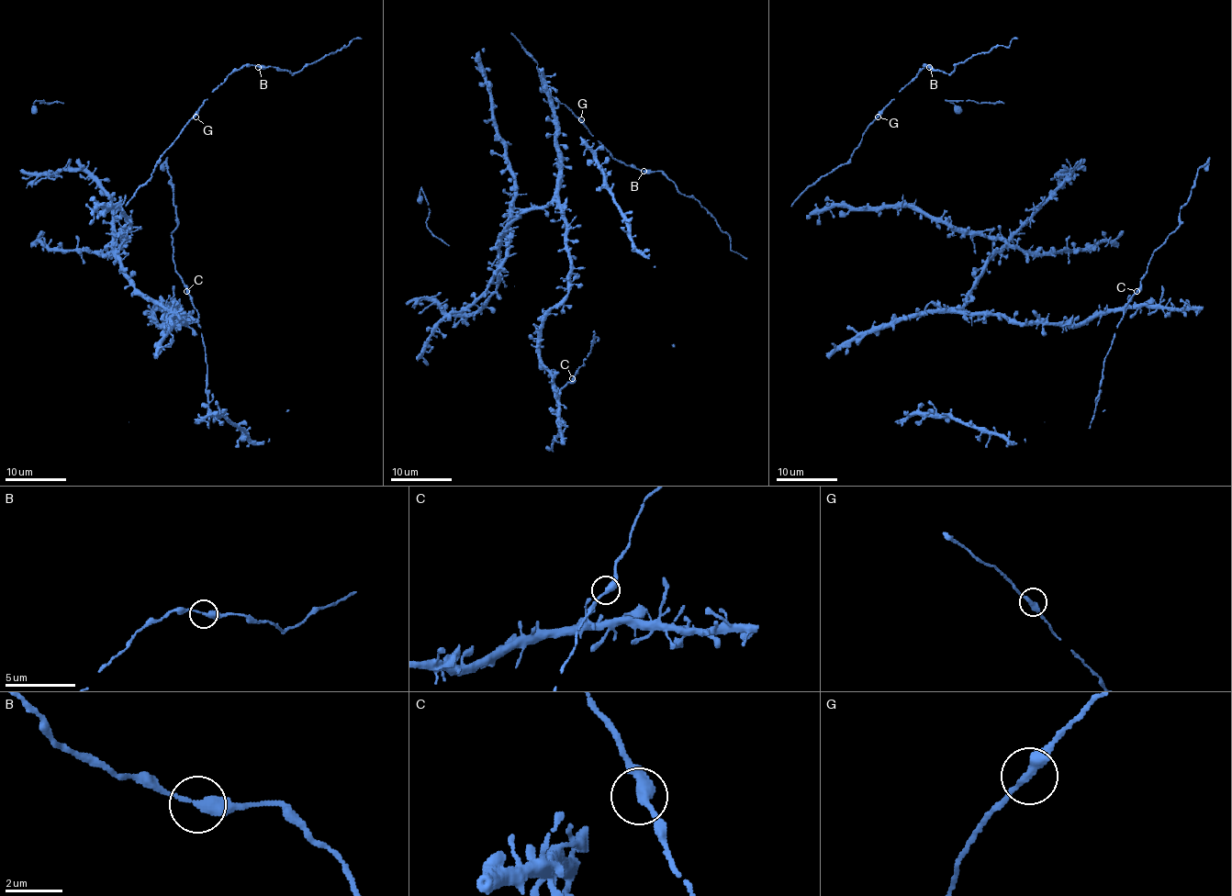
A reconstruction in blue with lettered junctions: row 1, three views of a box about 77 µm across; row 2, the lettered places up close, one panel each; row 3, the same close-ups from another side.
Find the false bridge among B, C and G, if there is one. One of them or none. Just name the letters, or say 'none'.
none

